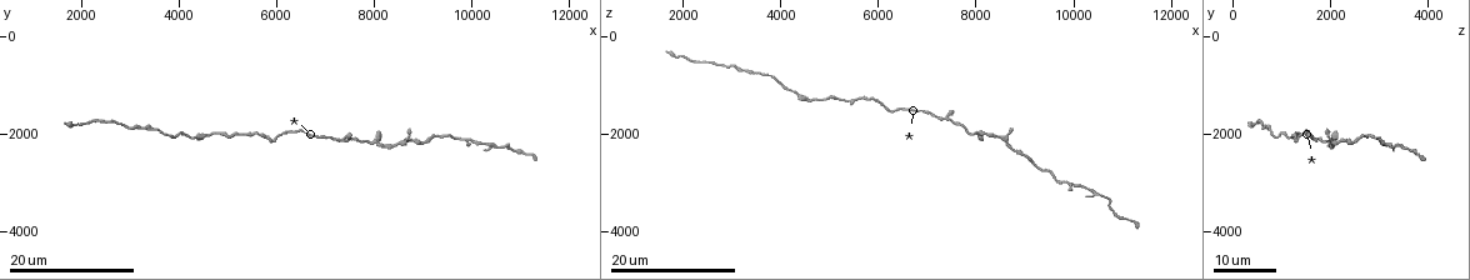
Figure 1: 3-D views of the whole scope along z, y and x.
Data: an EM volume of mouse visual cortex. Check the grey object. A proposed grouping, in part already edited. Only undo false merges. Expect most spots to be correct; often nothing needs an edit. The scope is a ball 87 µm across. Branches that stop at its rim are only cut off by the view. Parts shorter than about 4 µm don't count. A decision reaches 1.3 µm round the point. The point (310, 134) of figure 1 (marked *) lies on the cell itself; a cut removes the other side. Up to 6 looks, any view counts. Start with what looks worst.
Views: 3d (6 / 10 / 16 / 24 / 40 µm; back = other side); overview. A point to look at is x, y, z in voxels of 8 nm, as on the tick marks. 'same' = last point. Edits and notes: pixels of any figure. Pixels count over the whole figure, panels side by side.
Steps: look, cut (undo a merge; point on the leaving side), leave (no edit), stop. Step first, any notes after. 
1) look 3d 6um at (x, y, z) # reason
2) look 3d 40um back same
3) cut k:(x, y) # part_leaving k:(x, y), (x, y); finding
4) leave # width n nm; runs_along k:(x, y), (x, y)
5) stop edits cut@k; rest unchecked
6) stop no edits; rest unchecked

look 3d 24um at (7950, 2150, 2050) # thick turns thin

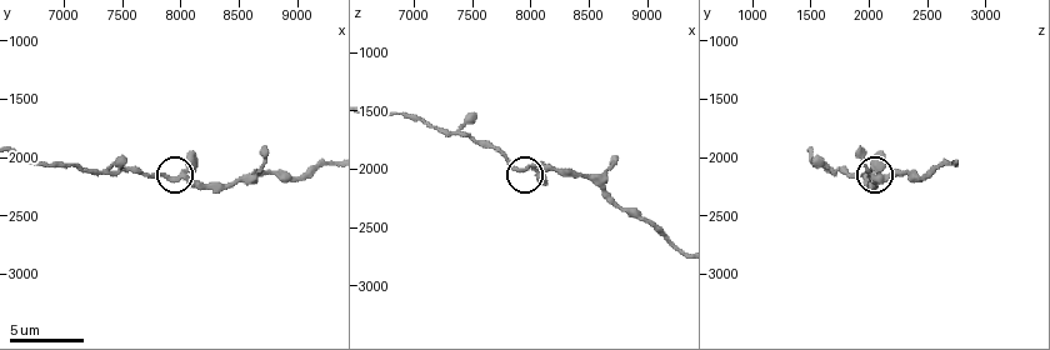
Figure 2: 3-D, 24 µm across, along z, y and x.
look 3d 6um at (7960, 2180, 2000)

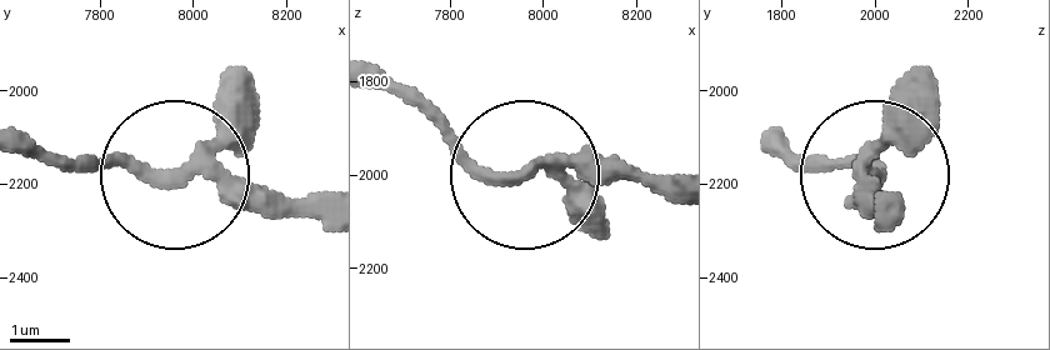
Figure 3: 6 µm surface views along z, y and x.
leave # width 210 nm; runs_along 3:(23, 145), (321, 204); continuous, no second cell

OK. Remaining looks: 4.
look 3d 24um at (10550, 2250, 3300) # sudden change in width

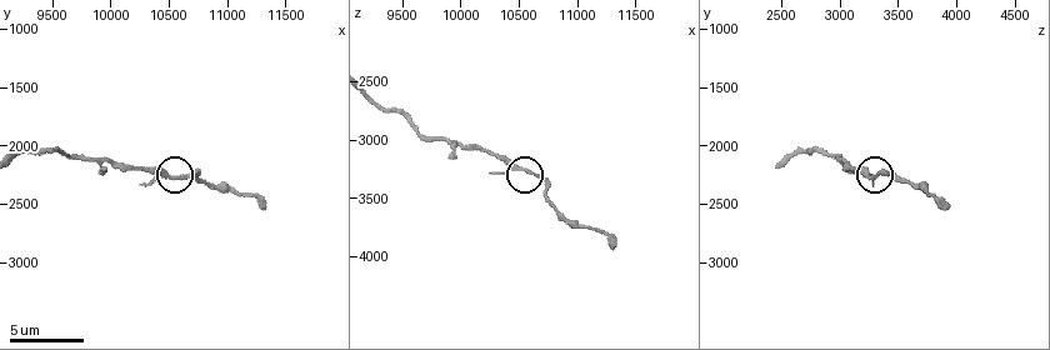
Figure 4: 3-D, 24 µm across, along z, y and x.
look 3d 10um at (10520, 2260, 3240) # closer look

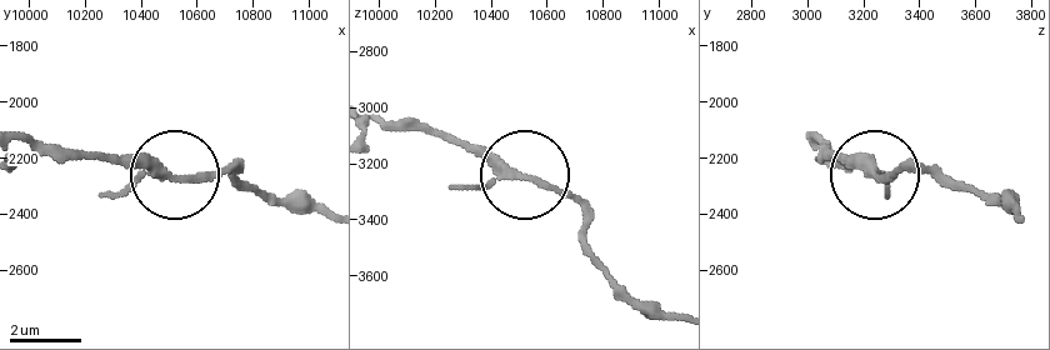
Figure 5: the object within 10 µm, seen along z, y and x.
leave # width 200 nm; runs_along 5:(810, 140), (885, 179), (918, 170); all the same cell

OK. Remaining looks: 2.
look 3d 16um at (5850, 2100, 1300) # sudden change in width

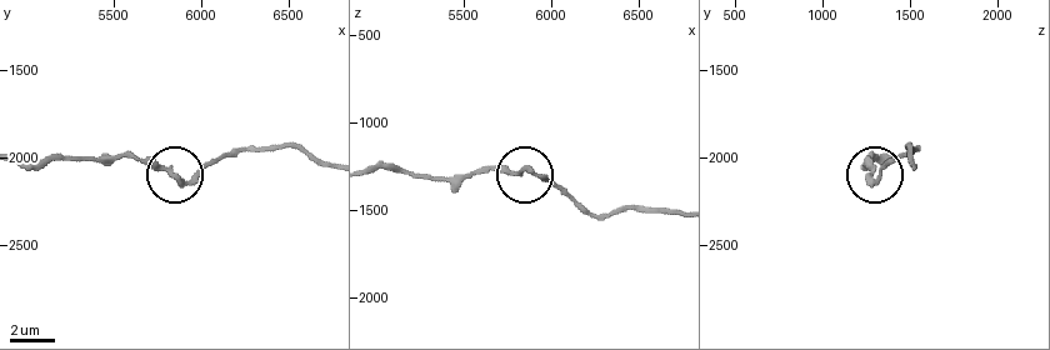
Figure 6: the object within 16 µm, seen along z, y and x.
look 3d 6um at (5880, 2120, 1260) # closer look

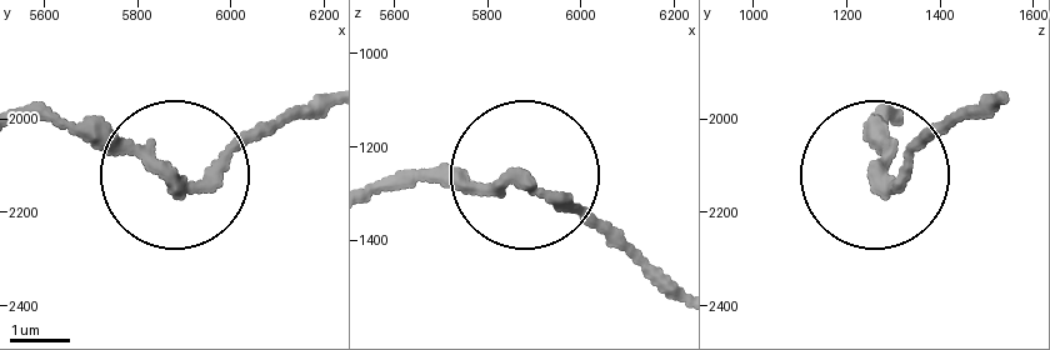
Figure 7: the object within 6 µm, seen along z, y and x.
leave # runs_along 7:(321, 98), (186, 173), (98, 148), (58, 118); all the same cell

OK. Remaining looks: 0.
stop no edits; rest unchecked

